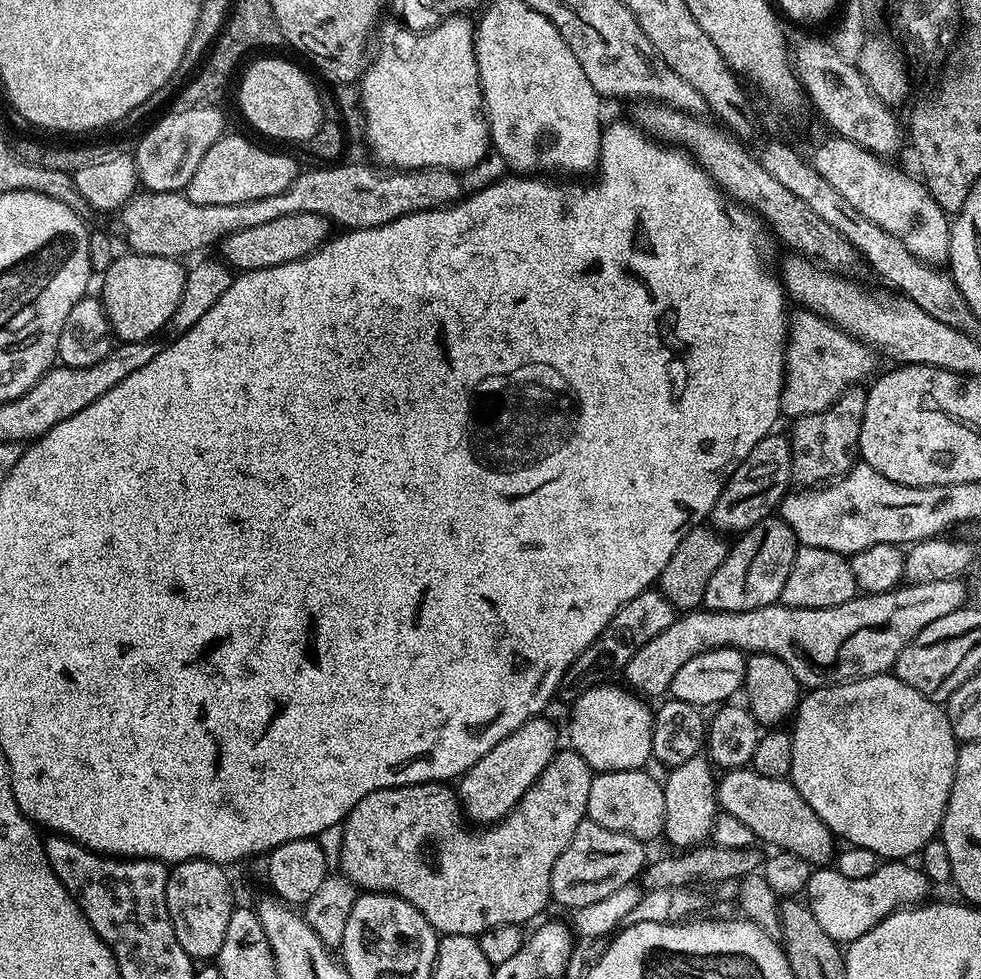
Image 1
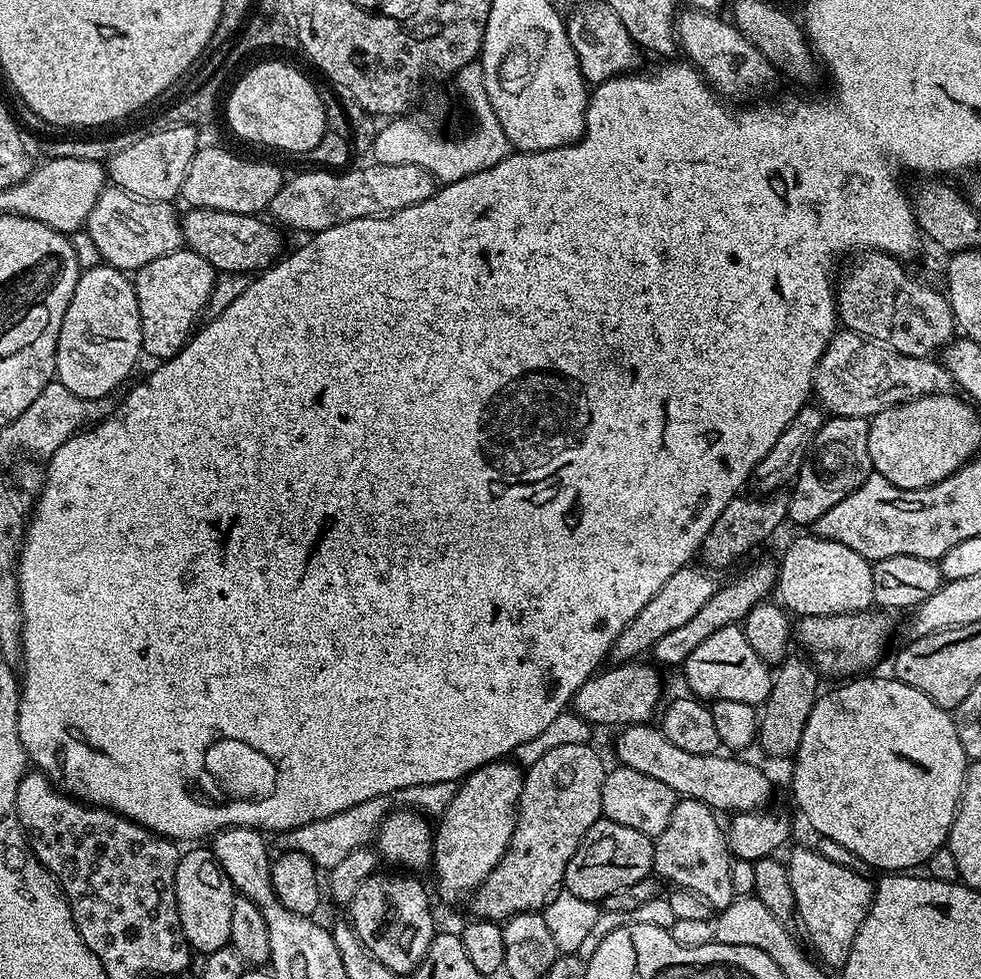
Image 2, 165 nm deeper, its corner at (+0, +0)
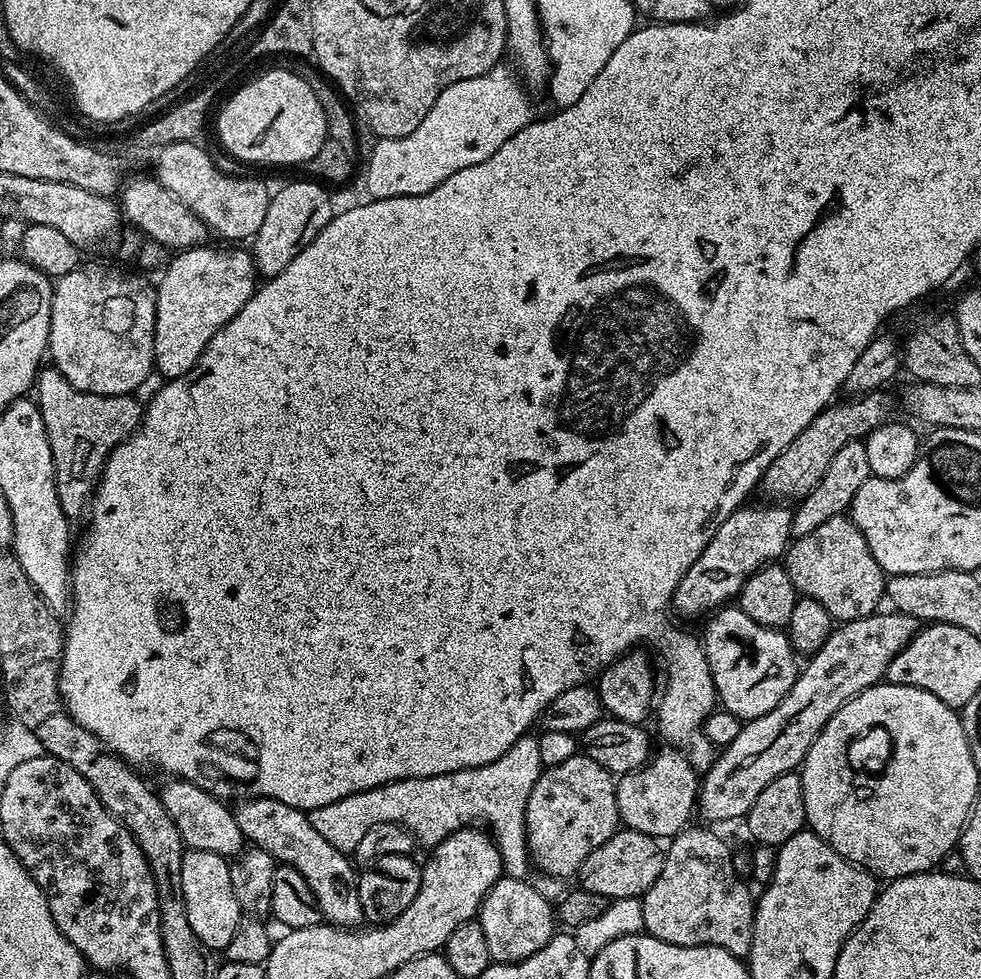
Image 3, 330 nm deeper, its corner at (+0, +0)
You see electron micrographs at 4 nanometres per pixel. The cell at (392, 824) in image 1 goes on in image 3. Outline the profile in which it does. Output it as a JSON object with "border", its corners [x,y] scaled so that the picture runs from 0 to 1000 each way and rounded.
{"border":[[[594,770],[579,772],[567,781],[556,783],[550,790],[548,799],[544,799],[544,807],[540,807],[536,819],[536,852],[538,853],[538,873],[543,884],[556,895],[573,895],[583,897],[588,894],[593,880],[614,860],[618,860],[633,845],[630,831],[630,815],[628,814],[628,797],[625,790],[610,782],[606,774]]]}

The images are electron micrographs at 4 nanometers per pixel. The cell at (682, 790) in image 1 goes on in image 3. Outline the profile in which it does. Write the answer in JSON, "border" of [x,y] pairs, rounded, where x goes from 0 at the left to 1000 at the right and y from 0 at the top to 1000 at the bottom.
{"border":[[[696,846],[684,855],[675,880],[675,893],[654,916],[655,951],[687,966],[732,966],[761,978],[767,965],[769,915],[750,896],[742,862],[722,846]]]}

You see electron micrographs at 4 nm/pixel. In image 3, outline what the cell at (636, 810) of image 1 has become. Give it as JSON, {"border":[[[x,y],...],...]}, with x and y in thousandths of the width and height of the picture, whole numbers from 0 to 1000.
{"border":[[[688,763],[670,767],[649,789],[639,789],[628,797],[632,841],[641,850],[653,850],[670,856],[684,856],[702,845],[712,821],[712,789]]]}

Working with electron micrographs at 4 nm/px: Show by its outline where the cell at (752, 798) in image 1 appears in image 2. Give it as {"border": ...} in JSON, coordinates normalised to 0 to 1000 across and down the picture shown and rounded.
{"border":[[[664,739],[641,740],[629,748],[632,748],[628,752],[628,772],[632,775],[629,777],[635,783],[650,787],[650,791],[659,791],[659,795],[679,799],[690,814],[710,817],[734,831],[769,829],[784,824],[787,801],[782,791],[758,776],[745,776],[735,770],[708,772],[699,766],[691,766],[691,762],[687,762],[687,758],[680,756],[672,743]]]}

